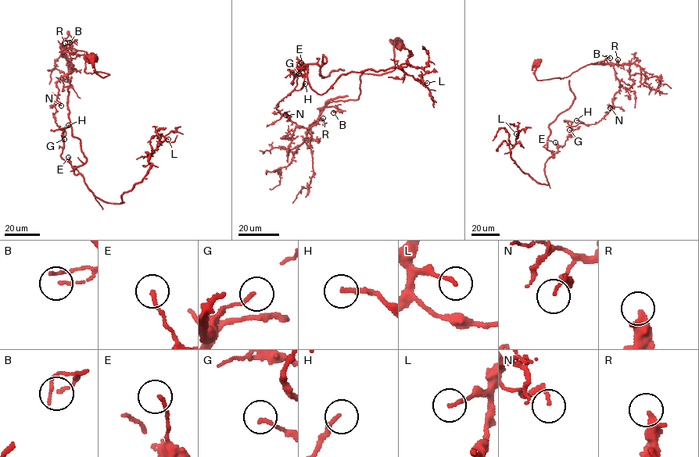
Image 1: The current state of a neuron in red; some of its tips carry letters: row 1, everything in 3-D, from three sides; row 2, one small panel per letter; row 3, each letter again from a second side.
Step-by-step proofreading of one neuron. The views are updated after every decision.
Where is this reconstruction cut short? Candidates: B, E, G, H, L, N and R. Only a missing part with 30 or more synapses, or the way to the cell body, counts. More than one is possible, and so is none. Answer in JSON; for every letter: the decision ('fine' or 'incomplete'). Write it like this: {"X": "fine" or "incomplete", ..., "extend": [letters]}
{"B": "fine", "E": "fine", "G": "fine", "H": "fine", "L": "fine", "N": "fine", "R": "fine", "extend": []}

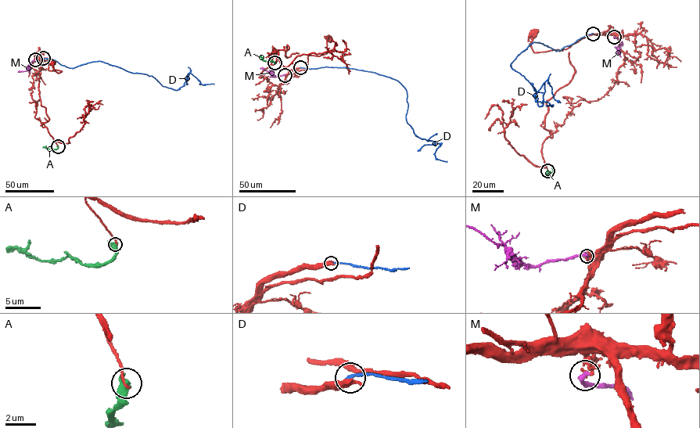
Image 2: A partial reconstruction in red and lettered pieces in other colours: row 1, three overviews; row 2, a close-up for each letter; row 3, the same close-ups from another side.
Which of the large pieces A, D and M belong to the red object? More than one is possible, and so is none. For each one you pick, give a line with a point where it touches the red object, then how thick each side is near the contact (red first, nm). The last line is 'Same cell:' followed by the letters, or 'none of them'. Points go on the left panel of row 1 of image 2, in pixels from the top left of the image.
M: Touches red at (35, 59). Thickness 200 nm (red) against 360 nm
Same cell: M

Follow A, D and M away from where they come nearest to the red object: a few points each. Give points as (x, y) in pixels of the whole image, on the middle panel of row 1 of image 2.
A: (274, 62), (263, 61), (260, 55)
D: (300, 67), (345, 67), (397, 80), (407, 91), (407, 124), (415, 134), (441, 144), (435, 155), (446, 161)
M: (285, 75), (276, 77), (260, 68)

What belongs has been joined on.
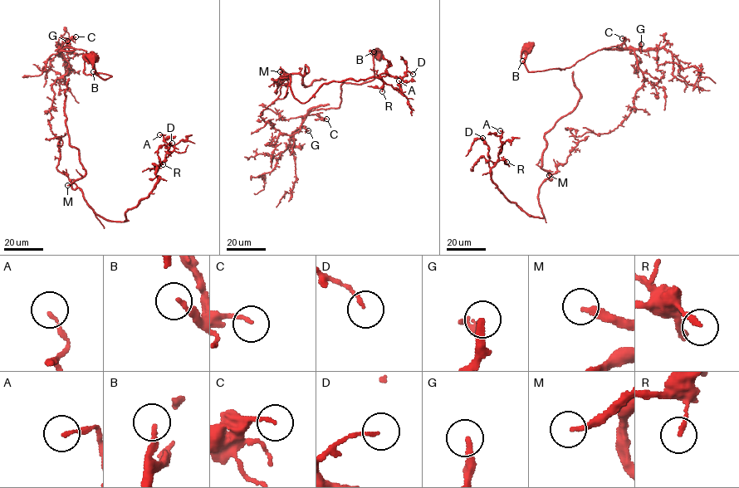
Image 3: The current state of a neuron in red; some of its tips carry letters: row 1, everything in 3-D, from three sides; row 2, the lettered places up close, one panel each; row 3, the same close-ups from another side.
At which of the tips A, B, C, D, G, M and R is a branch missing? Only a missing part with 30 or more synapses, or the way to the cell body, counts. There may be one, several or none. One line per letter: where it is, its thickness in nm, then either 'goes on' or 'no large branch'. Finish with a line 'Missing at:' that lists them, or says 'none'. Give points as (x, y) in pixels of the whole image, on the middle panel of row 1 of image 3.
A: place (398, 80); calibre 120 nm; no large branch
B: place (374, 51); calibre 180 nm; no large branch
C: place (326, 119); calibre 110 nm; no large branch
D: place (413, 74); calibre 120 nm; no large branch
G: place (308, 130); calibre 260 nm; goes on
M: place (280, 71); calibre 200 nm; goes on
R: place (382, 91); calibre 170 nm; no large branch
Missing at: G, M

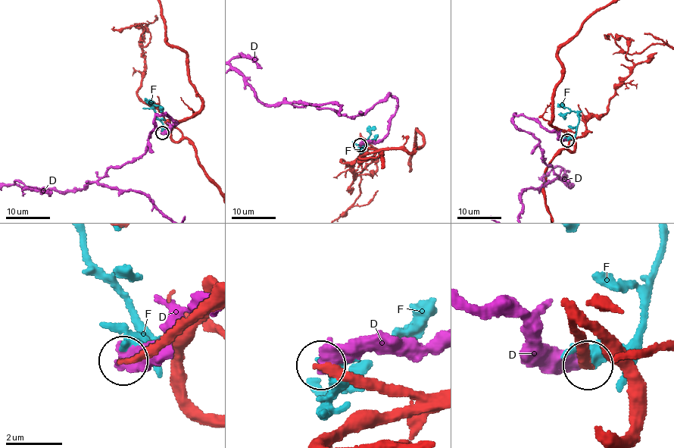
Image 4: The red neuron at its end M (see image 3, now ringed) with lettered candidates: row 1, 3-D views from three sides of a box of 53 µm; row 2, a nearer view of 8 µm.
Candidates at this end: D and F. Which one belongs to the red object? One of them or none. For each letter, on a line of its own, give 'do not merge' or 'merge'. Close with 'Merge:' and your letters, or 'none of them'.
D: do not merge
F: do not merge
Merge: none of them

